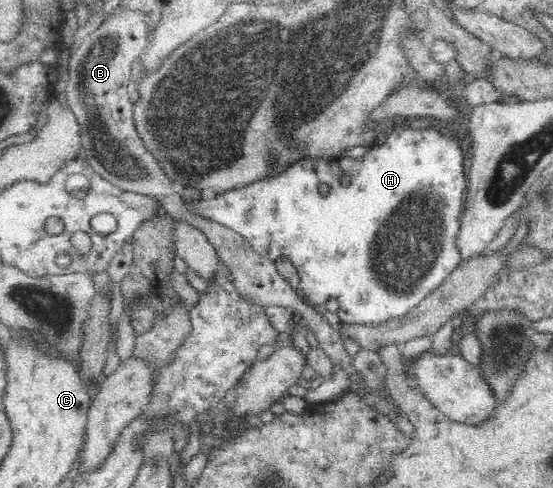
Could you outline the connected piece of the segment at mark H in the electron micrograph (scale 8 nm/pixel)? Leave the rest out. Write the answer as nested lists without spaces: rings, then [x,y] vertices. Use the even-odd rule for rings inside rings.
[[[399,122],[396,123],[396,127],[388,135],[388,139],[382,145],[368,147],[367,152],[361,158],[352,158],[351,156],[340,156],[334,160],[302,158],[274,177],[225,191],[212,199],[200,198],[197,202],[190,205],[185,204],[185,206],[192,213],[204,219],[215,221],[236,231],[236,233],[239,233],[250,242],[252,249],[256,253],[266,256],[273,262],[280,256],[288,257],[288,260],[294,264],[297,270],[299,287],[305,293],[306,302],[311,306],[322,309],[328,299],[336,299],[339,303],[337,314],[342,322],[374,325],[382,323],[384,320],[388,321],[389,319],[402,317],[412,311],[429,293],[438,289],[442,282],[446,281],[460,264],[461,257],[456,245],[456,238],[461,226],[460,213],[464,209],[464,193],[468,190],[468,186],[466,185],[466,175],[464,175],[464,166],[462,165],[464,157],[462,156],[461,141],[459,139],[435,126],[432,129],[420,129],[420,131],[400,126]],[[342,175],[349,177],[347,185],[343,185],[339,181],[339,176]],[[322,183],[330,187],[328,195],[320,193],[320,185]]]

